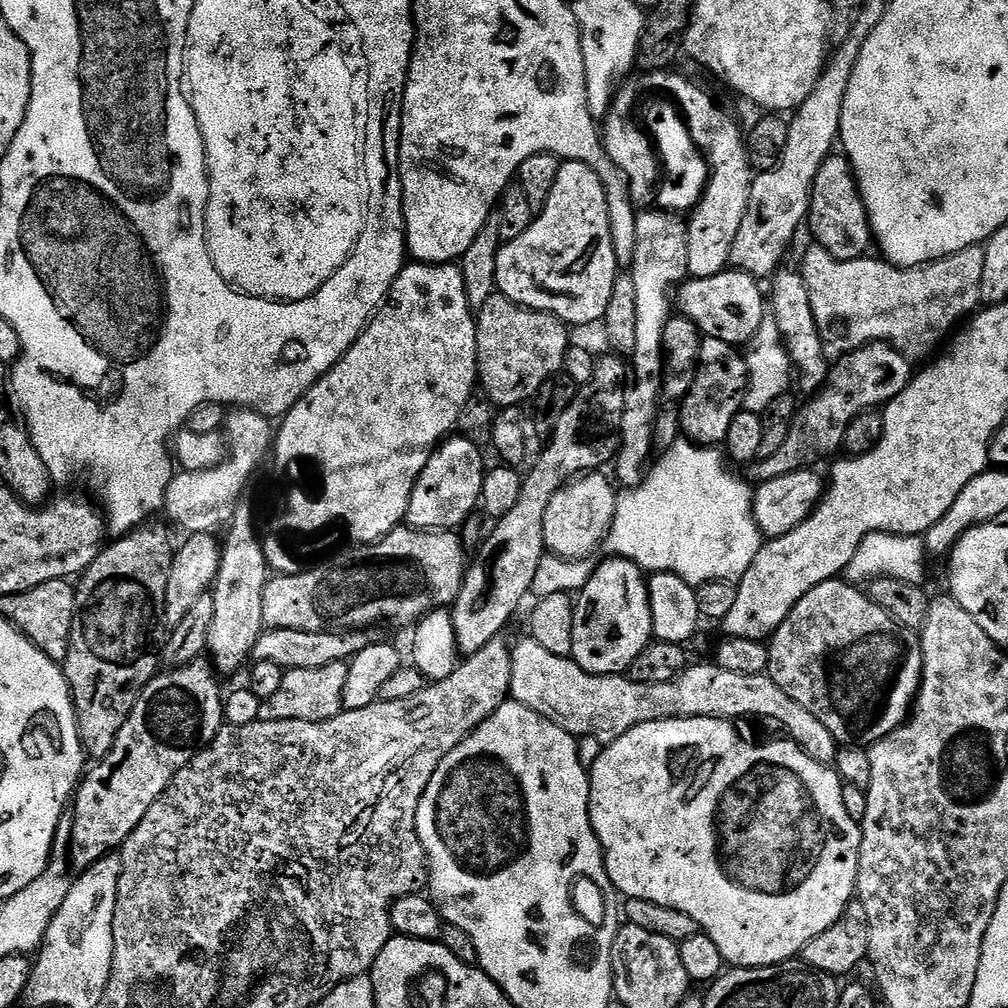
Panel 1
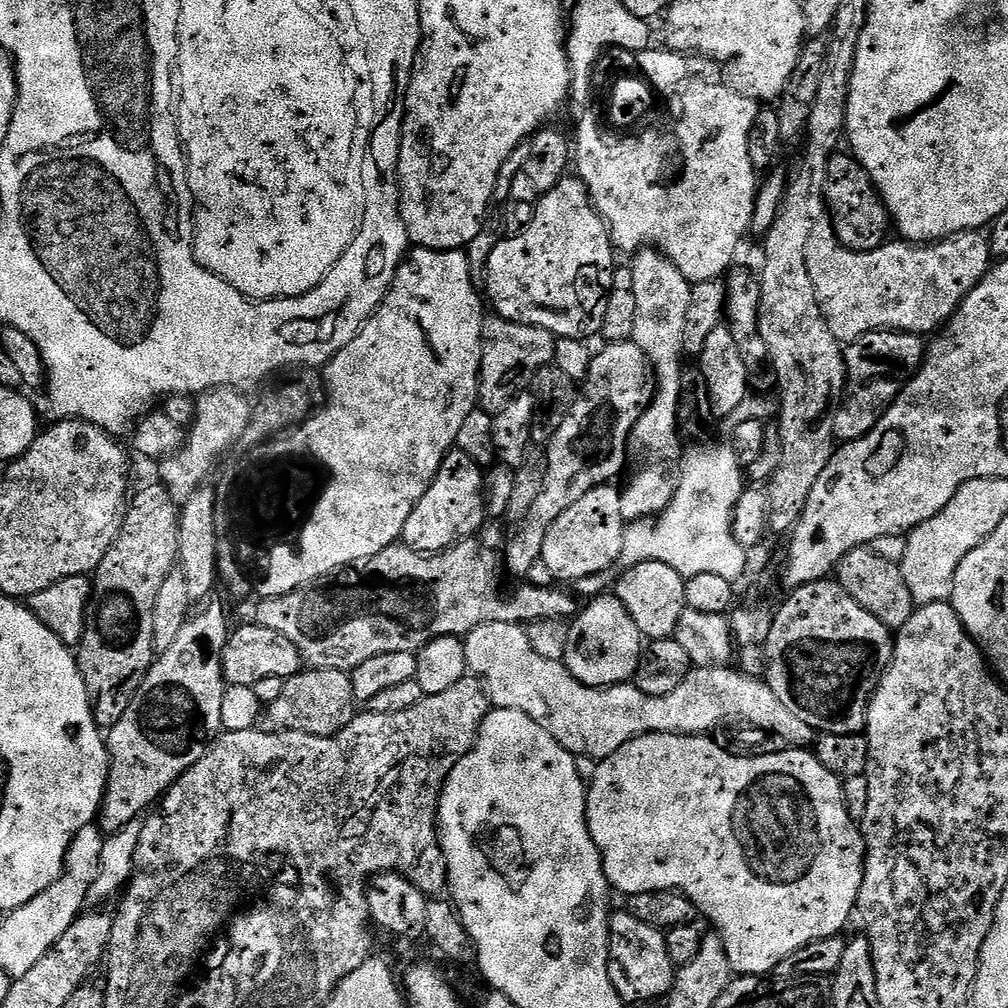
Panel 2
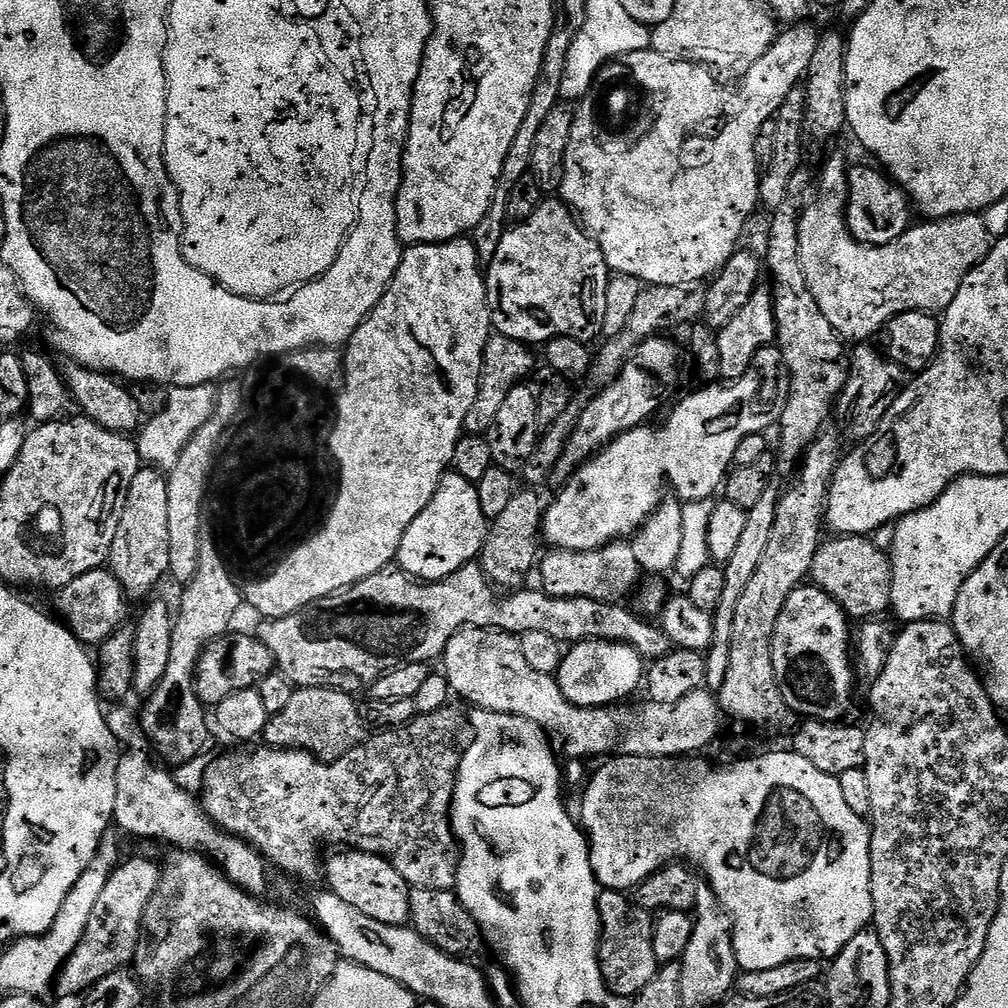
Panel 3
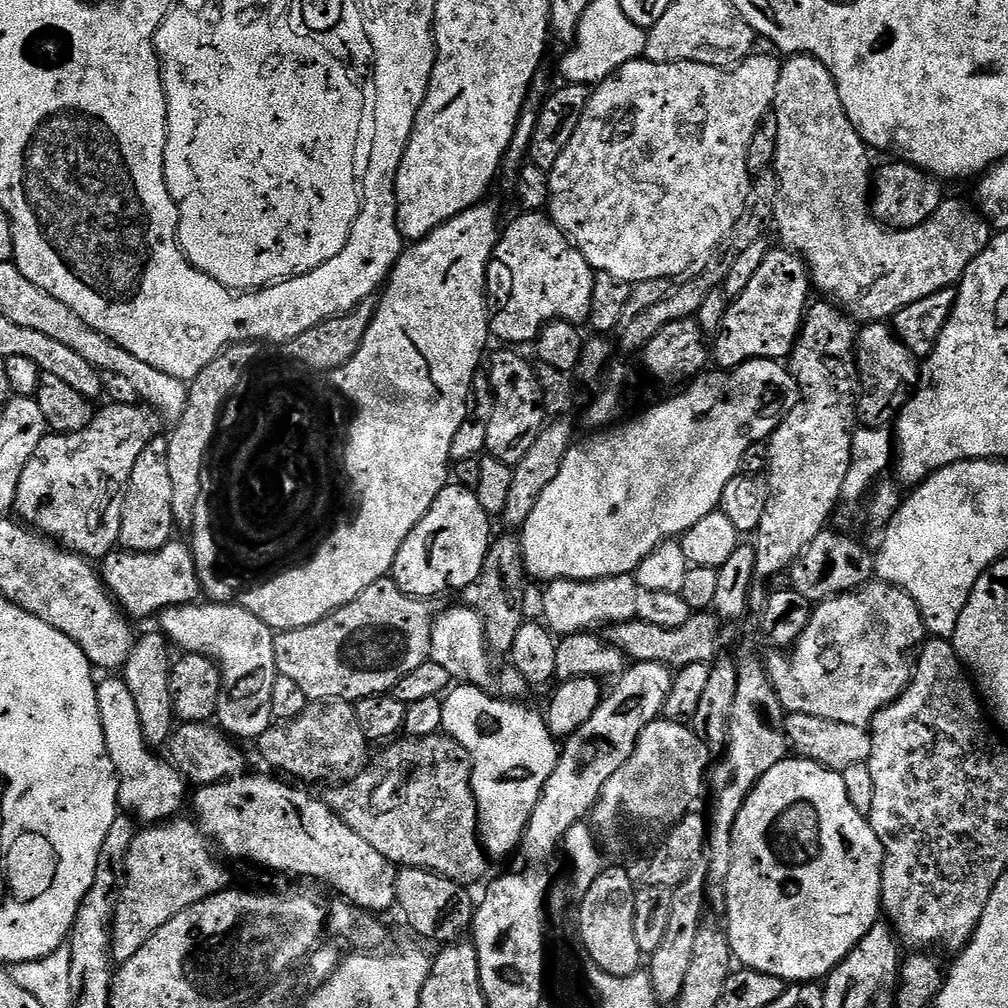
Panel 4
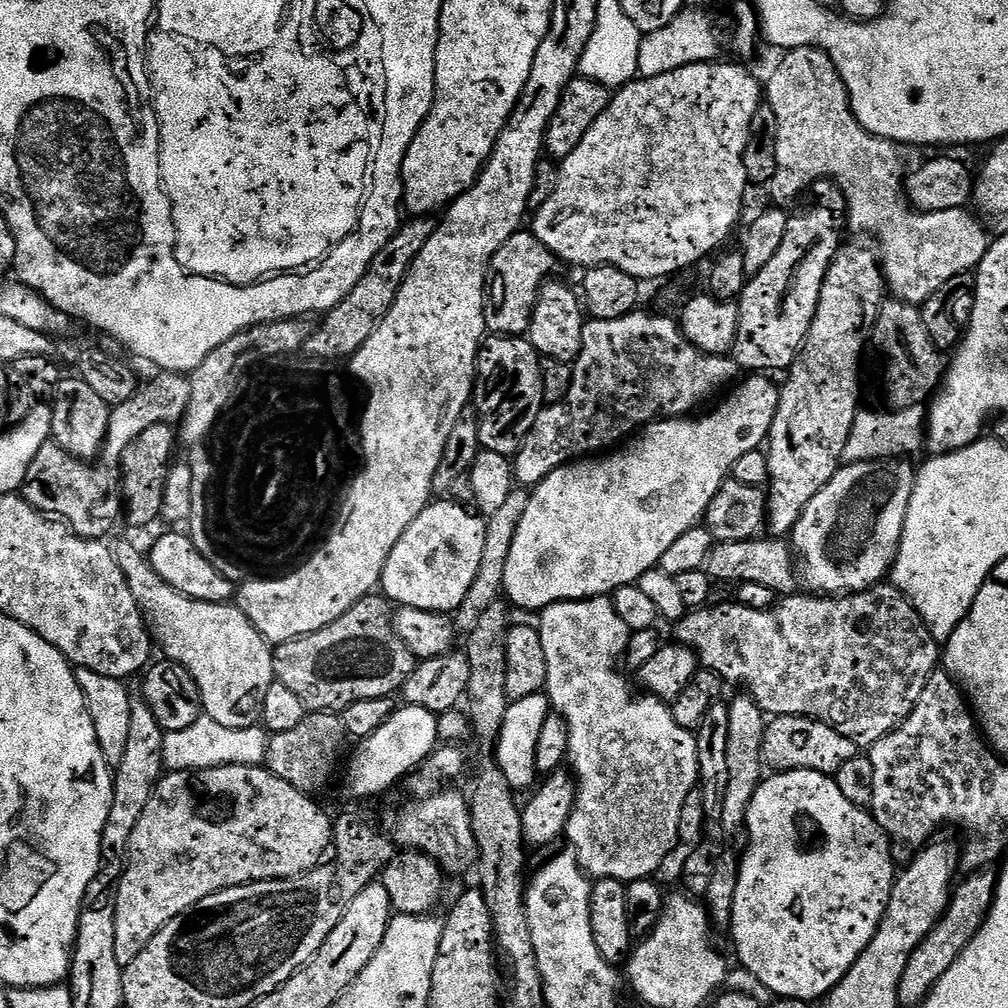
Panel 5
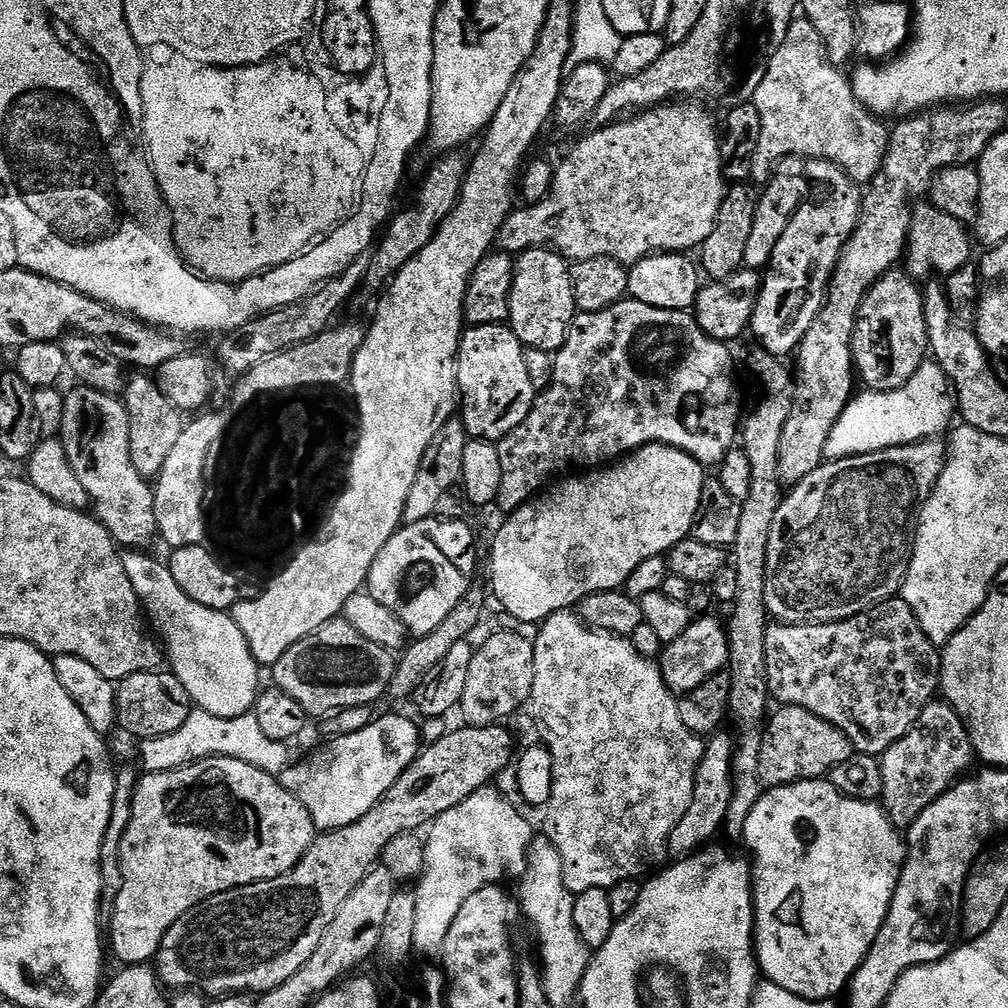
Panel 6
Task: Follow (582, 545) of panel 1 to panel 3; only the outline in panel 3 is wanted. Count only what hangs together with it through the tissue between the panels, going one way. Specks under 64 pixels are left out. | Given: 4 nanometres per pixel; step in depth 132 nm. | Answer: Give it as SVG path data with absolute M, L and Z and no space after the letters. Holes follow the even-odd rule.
M628 542L608 544L589 552L567 552L565 548L548 550L543 553L538 567L542 574L542 591L546 594L558 598L594 598L607 604L623 601L623 596L631 597L642 576Z

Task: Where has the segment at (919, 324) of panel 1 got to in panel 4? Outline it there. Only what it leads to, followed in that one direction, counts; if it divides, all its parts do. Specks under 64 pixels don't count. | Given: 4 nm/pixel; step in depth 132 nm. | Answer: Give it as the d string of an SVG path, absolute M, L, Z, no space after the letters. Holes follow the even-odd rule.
M792 54L787 57L780 65L780 77L778 78L778 90L772 103L774 115L778 122L778 146L776 147L776 163L774 171L778 178L778 198L774 202L774 232L780 235L779 243L789 252L793 252L804 261L808 267L810 284L813 289L825 292L825 297L831 298L853 321L856 322L884 322L895 316L898 310L910 306L910 302L918 302L918 298L930 298L930 294L940 292L944 288L952 288L959 285L964 277L964 272L978 258L978 254L987 246L990 239L990 228L985 223L975 207L967 208L960 200L945 199L940 205L939 210L934 213L922 226L911 228L910 230L886 230L884 225L880 224L871 211L866 207L866 197L872 190L872 177L874 175L874 163L868 155L870 149L861 136L854 130L846 110L842 106L842 98L838 98L836 93L836 79L830 74L830 70L820 60L812 56L803 54Z

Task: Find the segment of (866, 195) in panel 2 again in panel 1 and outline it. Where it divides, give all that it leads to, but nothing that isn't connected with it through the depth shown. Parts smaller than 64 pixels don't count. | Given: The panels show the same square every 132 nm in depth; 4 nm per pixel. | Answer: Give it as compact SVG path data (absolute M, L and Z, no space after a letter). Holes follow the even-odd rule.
M833 154L827 156L818 166L818 178L814 178L812 187L812 201L808 203L808 214L806 217L807 227L812 227L812 236L817 245L832 255L836 260L859 260L869 255L868 247L873 247L874 237L872 224L868 220L868 211L864 200L860 197L860 188L856 184L856 173L852 170L852 164L847 156Z

